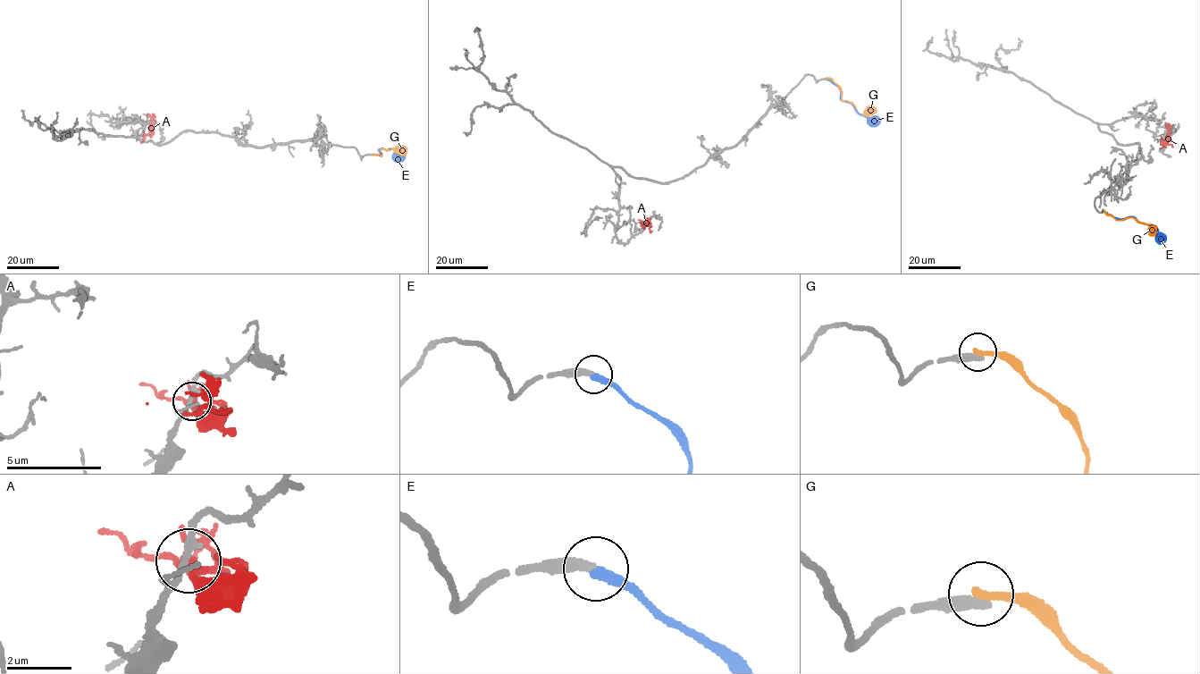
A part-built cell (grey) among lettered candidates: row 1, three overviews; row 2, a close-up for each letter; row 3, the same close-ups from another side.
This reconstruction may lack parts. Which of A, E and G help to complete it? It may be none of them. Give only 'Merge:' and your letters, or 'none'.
Merge: G

